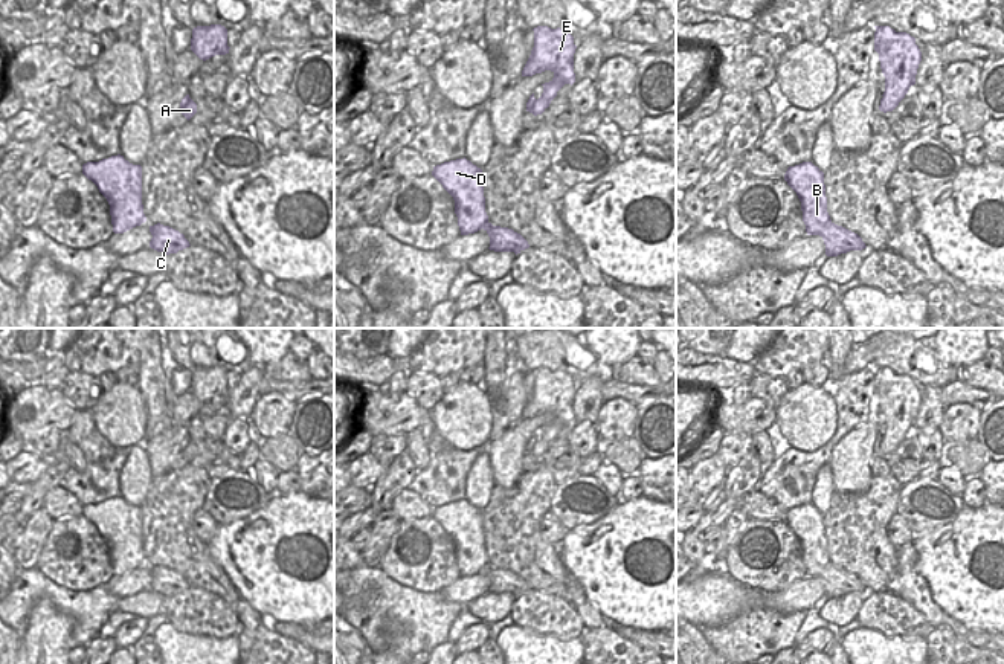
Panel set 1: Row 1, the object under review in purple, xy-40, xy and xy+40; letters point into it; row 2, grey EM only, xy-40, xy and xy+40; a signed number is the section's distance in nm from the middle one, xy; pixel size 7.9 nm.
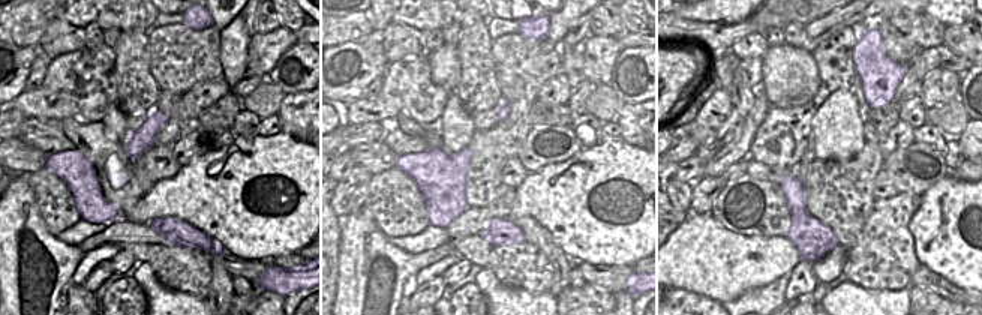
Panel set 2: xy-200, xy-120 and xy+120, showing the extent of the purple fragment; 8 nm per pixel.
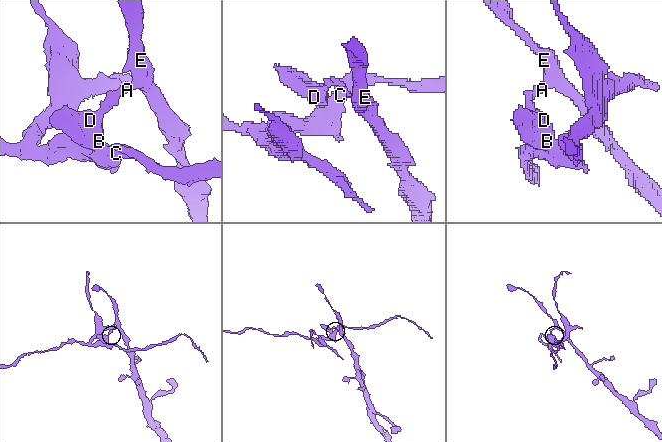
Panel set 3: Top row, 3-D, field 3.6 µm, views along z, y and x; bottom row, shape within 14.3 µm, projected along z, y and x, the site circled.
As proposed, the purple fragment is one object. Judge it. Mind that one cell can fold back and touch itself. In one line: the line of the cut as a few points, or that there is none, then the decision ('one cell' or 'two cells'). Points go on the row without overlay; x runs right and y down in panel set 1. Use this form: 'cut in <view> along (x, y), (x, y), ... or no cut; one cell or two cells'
cut in xy along (540, 438), (545, 449); two cells

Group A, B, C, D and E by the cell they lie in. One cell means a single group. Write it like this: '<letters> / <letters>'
A B C D / E

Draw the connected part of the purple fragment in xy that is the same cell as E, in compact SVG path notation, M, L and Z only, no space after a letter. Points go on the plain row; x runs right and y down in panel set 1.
M537 368L533 372L534 389L522 412L522 418L533 418L545 412L554 415L549 424L542 426L542 441L545 450L548 450L565 426L572 427L575 424L574 395L577 388L574 386L574 379L560 369Z

